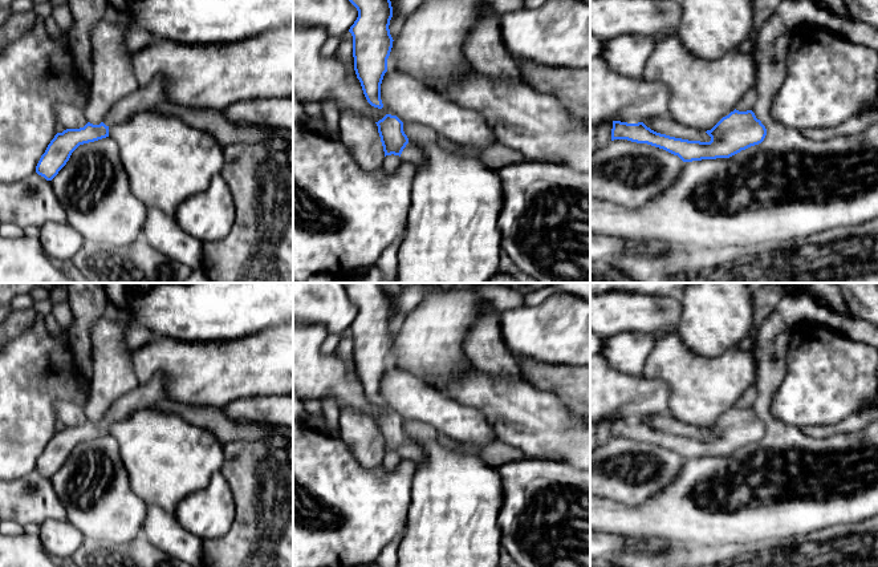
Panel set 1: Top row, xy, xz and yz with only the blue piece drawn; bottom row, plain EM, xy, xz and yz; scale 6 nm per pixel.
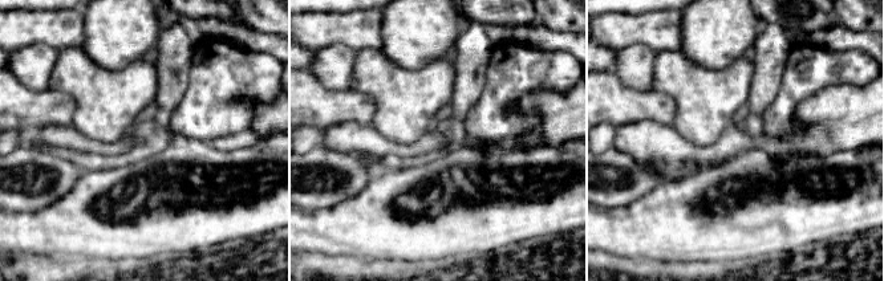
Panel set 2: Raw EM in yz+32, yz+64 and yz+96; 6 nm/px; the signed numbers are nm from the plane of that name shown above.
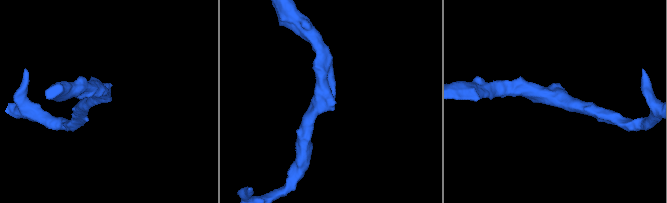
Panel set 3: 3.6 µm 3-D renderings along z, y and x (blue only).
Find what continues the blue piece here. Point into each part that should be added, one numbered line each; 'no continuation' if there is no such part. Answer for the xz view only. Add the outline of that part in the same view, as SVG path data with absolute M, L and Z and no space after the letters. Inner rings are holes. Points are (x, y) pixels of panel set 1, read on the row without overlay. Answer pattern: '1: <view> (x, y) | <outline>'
1: xz (413, 452) | M407 441L406 445L403 446L402 451L401 451L401 457L402 459L410 459L412 462L423 462L426 459L424 453L422 451L422 449L414 444Z

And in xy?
1: xy (143, 396) | M154 377L147 384L138 384L131 392L113 401L103 416L103 421L111 425L142 409L151 409L157 402L166 400L168 397L162 388L162 380Z

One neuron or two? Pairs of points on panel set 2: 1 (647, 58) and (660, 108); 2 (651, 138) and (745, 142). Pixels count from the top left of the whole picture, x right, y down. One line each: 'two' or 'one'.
1: one
2: one

